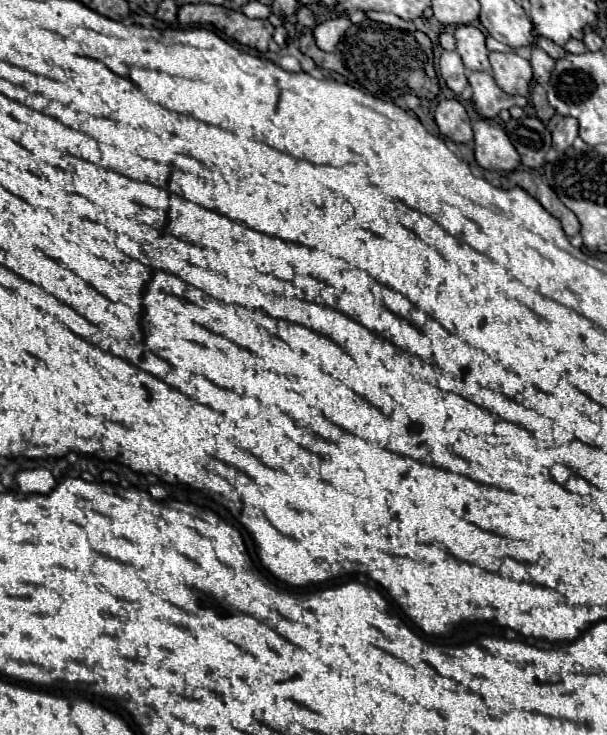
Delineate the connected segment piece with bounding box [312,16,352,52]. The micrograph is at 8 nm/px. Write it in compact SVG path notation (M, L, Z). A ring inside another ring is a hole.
M336 16L336 18L330 18L322 24L318 24L314 28L314 40L316 40L316 46L324 52L332 52L338 44L338 38L348 30L352 22L348 20L348 16Z

